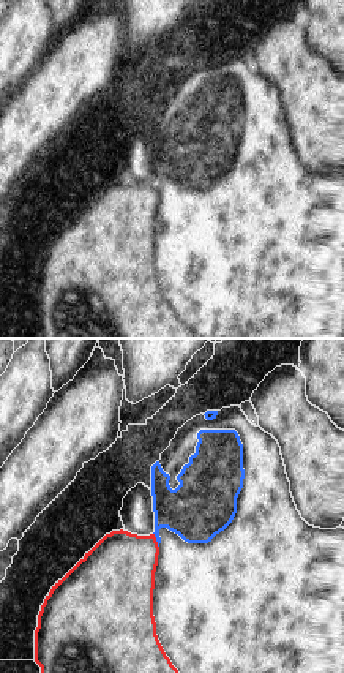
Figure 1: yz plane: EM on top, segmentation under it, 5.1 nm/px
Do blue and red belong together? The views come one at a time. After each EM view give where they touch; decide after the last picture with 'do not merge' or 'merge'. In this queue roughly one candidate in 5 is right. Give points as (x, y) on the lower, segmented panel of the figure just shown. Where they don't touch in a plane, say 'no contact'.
contact (157, 541)

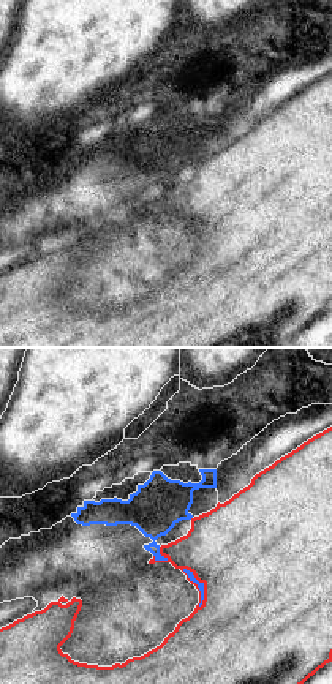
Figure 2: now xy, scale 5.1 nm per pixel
contact (198, 586)

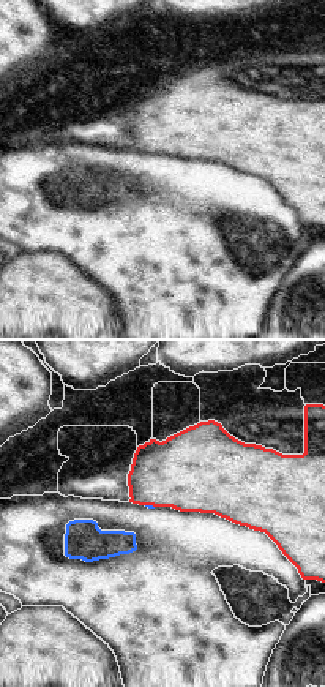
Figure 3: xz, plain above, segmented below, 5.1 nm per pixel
contact (150, 506)

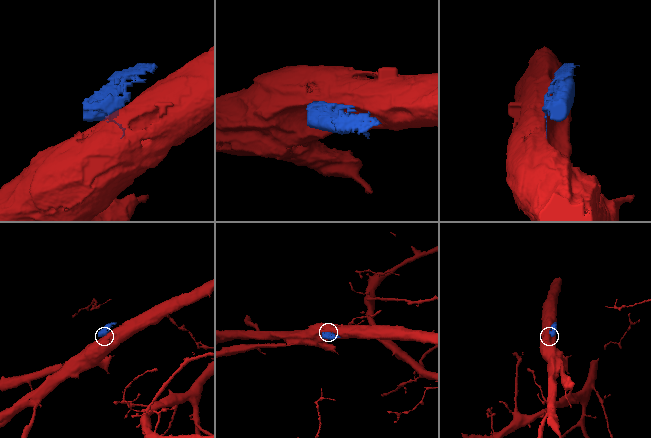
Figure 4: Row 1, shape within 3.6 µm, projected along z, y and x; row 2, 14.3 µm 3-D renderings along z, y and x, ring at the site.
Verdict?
do not merge

